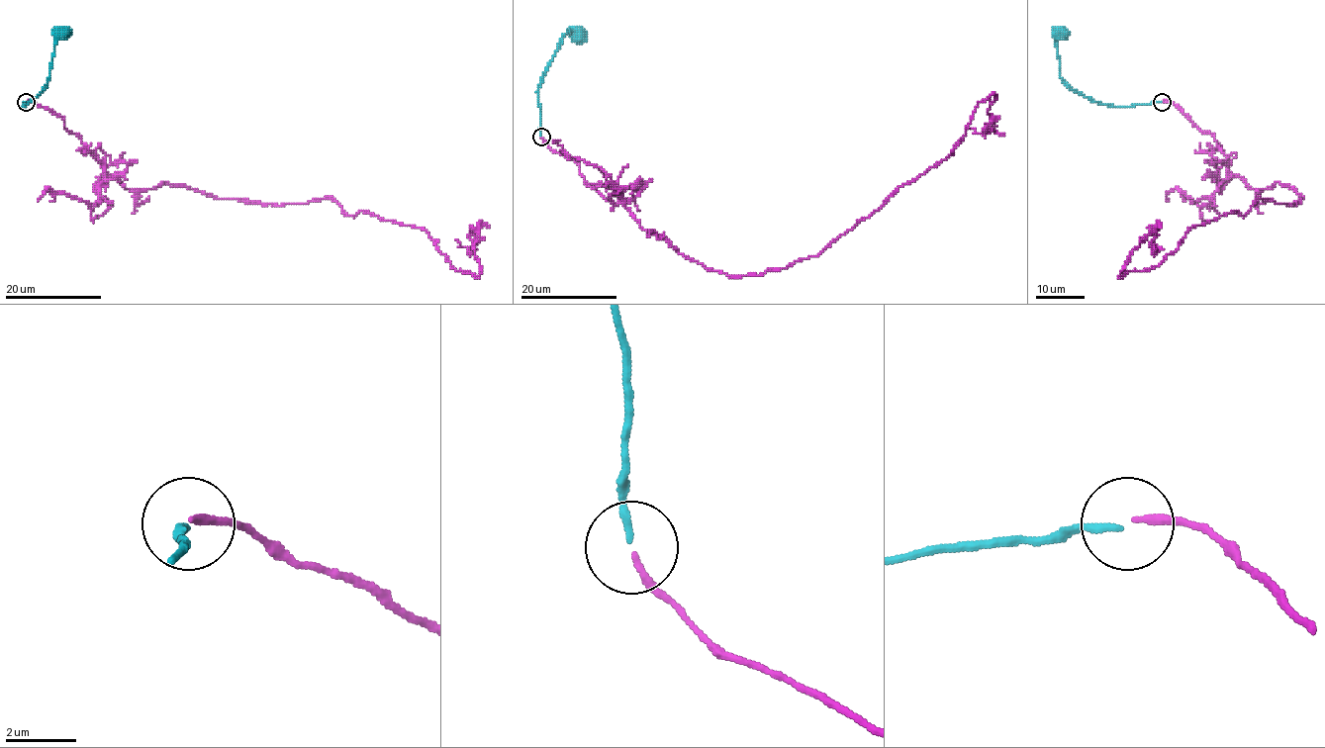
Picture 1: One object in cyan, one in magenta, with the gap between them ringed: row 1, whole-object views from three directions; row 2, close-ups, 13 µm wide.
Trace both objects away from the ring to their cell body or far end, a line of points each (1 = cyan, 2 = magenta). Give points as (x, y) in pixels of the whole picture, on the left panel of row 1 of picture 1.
1: (26, 103), (42, 90), (50, 77), (55, 33), (59, 29), (61, 33)
2: (26, 101), (129, 189), (331, 197), (422, 228), (477, 276), (477, 235), (469, 249), (457, 238)

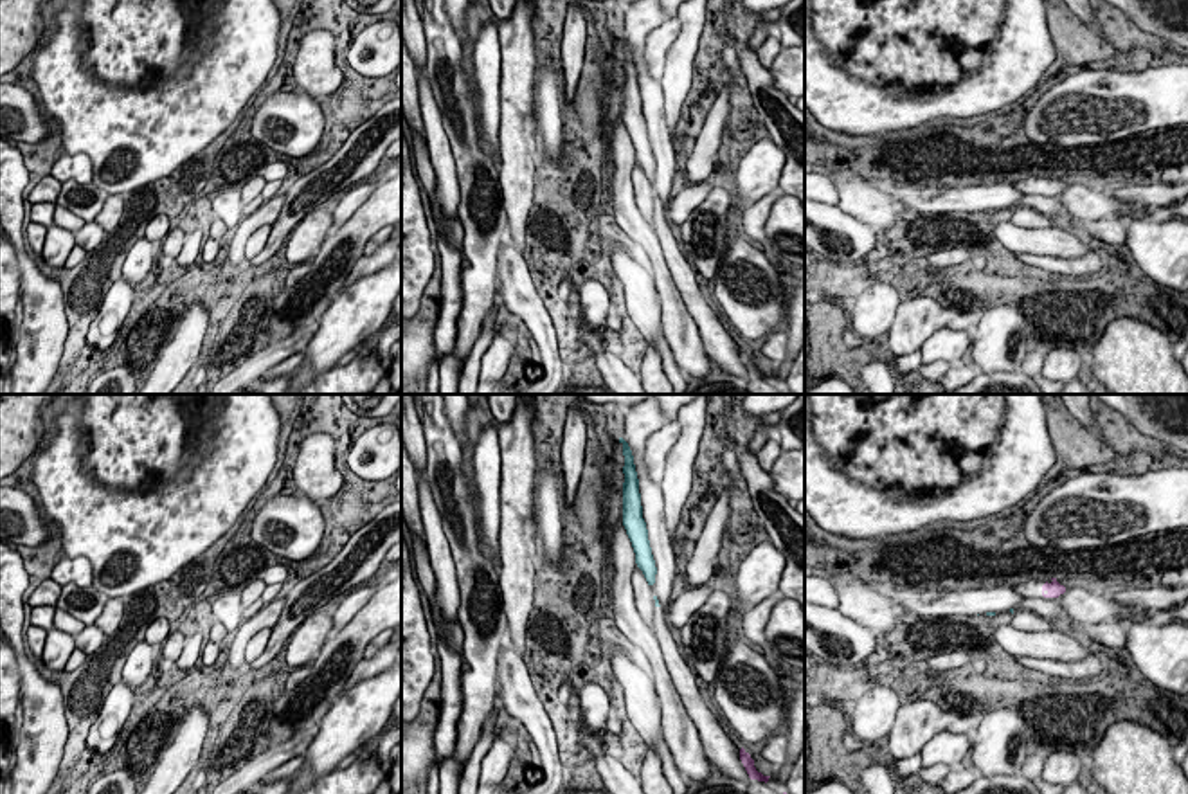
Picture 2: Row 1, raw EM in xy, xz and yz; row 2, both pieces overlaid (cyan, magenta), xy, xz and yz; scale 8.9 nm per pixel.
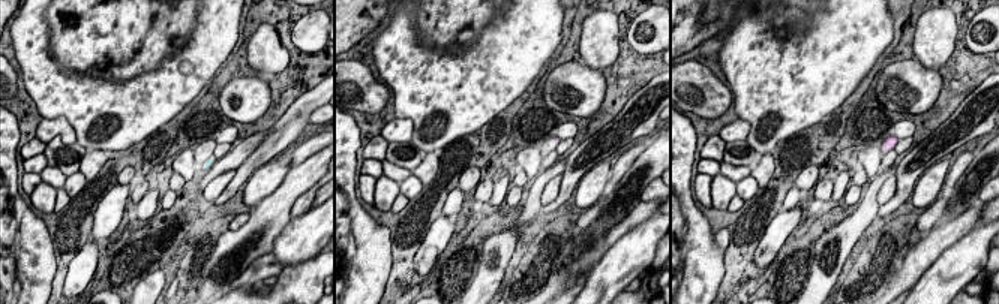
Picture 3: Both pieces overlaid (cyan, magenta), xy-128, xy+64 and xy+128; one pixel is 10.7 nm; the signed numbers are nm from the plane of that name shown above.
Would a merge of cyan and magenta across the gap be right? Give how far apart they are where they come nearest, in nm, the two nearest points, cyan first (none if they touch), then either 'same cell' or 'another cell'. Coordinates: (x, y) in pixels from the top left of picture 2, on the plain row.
1450 nm | xz (659, 202), (742, 344) | another cell

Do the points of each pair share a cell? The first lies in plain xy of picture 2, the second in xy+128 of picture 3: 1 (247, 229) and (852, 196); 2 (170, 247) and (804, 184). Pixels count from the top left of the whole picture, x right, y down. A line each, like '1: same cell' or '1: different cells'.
1: different cells
2: different cells

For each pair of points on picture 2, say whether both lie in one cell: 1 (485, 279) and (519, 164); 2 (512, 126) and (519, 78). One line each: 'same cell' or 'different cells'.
1: different cells
2: same cell

